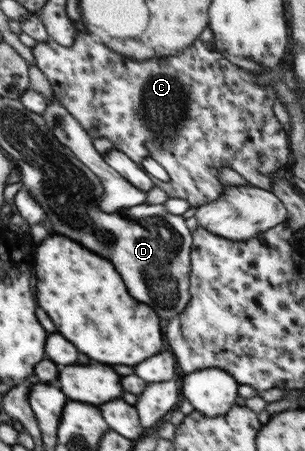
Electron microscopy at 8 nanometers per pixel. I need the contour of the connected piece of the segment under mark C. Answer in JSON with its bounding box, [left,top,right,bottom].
[32,29,289,208]

